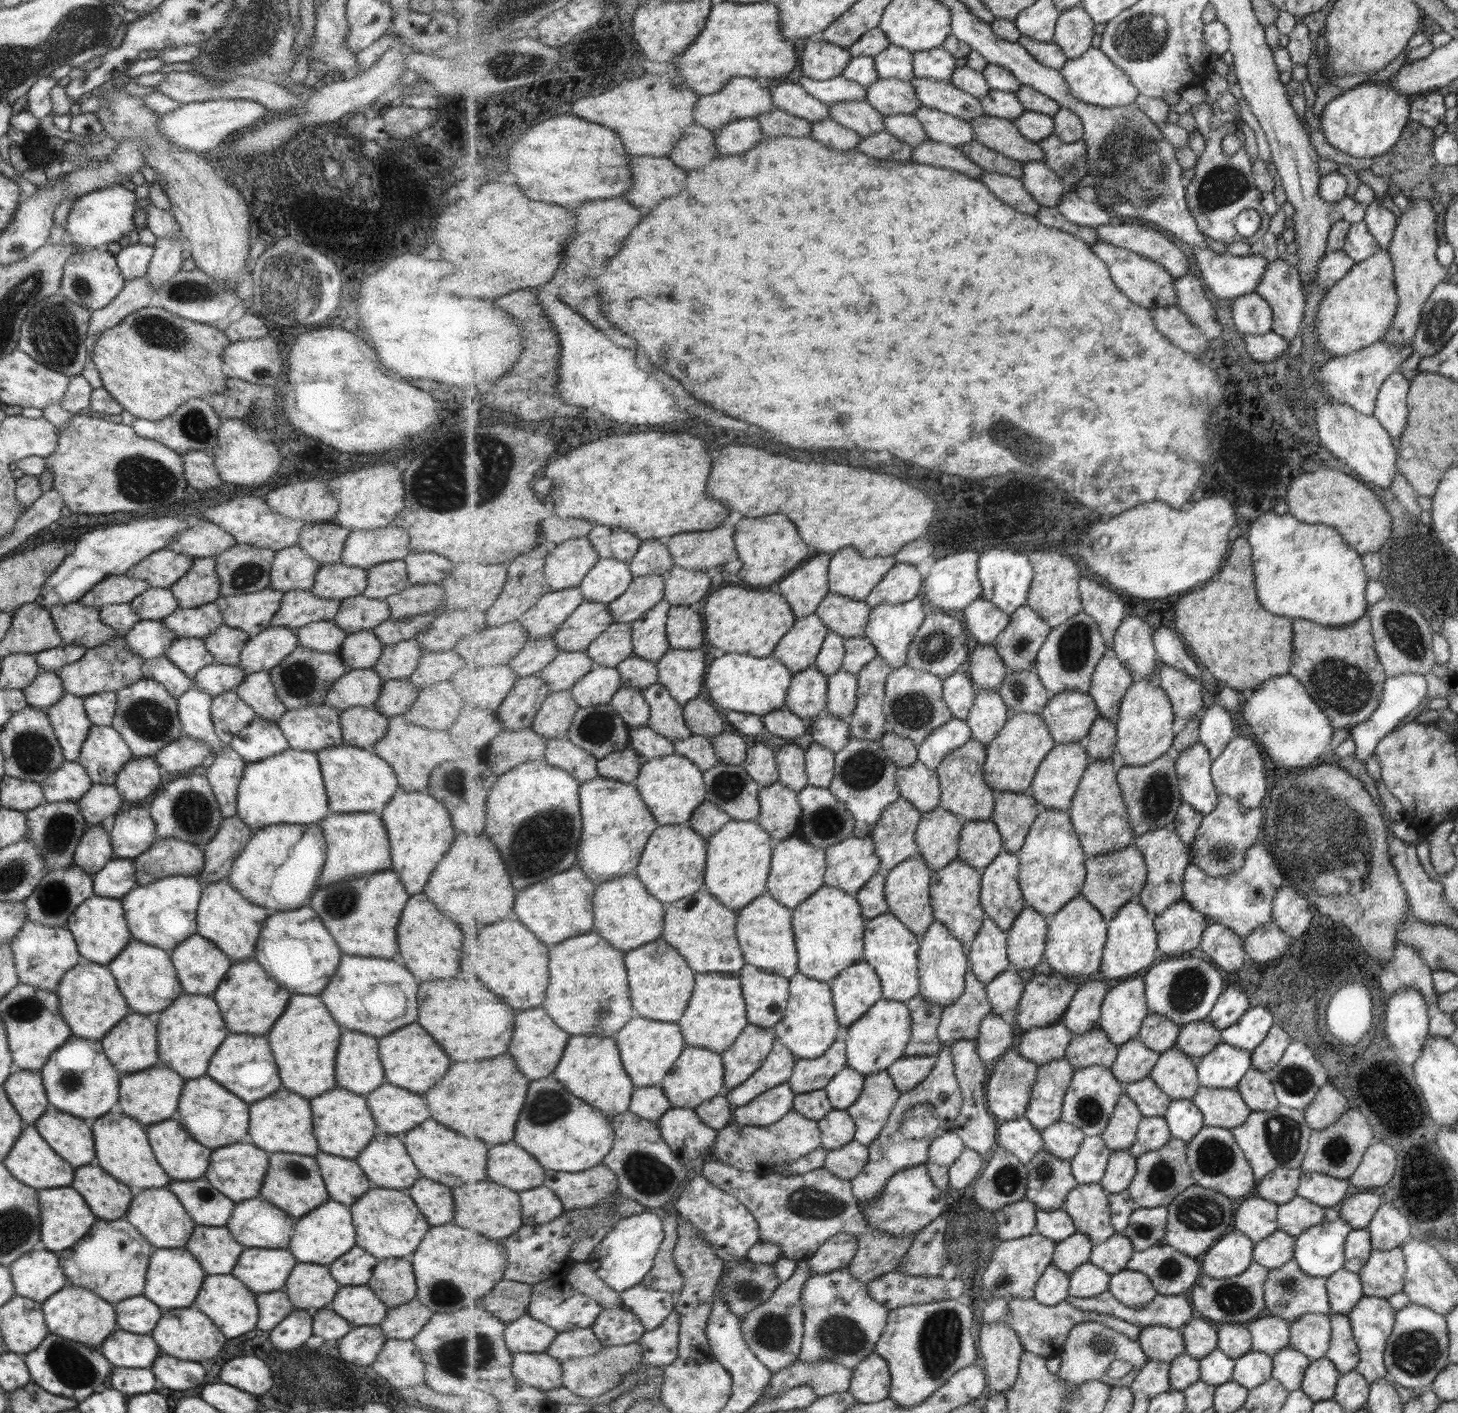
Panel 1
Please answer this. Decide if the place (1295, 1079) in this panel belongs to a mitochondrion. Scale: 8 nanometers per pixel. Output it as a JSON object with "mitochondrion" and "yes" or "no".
{"mitochondrion":"yes"}

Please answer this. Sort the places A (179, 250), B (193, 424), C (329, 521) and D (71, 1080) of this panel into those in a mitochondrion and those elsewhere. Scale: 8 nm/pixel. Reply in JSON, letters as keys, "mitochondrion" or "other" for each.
{"A":"other","B":"mitochondrion","C":"other","D":"mitochondrion"}

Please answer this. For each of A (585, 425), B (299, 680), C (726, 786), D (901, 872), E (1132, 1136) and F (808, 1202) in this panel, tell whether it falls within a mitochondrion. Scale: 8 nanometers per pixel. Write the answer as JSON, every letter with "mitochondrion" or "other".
{"A":"other","B":"mitochondrion","C":"mitochondrion","D":"other","E":"other","F":"mitochondrion"}

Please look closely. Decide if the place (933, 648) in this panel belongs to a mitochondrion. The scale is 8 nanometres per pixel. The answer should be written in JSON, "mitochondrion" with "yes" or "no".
{"mitochondrion":"yes"}

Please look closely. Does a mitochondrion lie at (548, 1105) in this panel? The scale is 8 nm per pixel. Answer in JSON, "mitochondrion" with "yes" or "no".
{"mitochondrion":"yes"}

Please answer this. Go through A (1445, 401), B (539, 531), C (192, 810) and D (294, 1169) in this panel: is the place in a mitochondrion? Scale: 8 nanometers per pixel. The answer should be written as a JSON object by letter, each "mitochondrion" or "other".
{"A":"other","B":"other","C":"mitochondrion","D":"mitochondrion"}

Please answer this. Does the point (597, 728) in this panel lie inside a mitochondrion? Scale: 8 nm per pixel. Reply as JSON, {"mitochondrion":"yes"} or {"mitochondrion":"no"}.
{"mitochondrion":"yes"}

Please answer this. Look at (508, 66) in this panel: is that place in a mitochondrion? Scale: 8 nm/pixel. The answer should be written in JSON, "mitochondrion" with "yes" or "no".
{"mitochondrion":"yes"}

